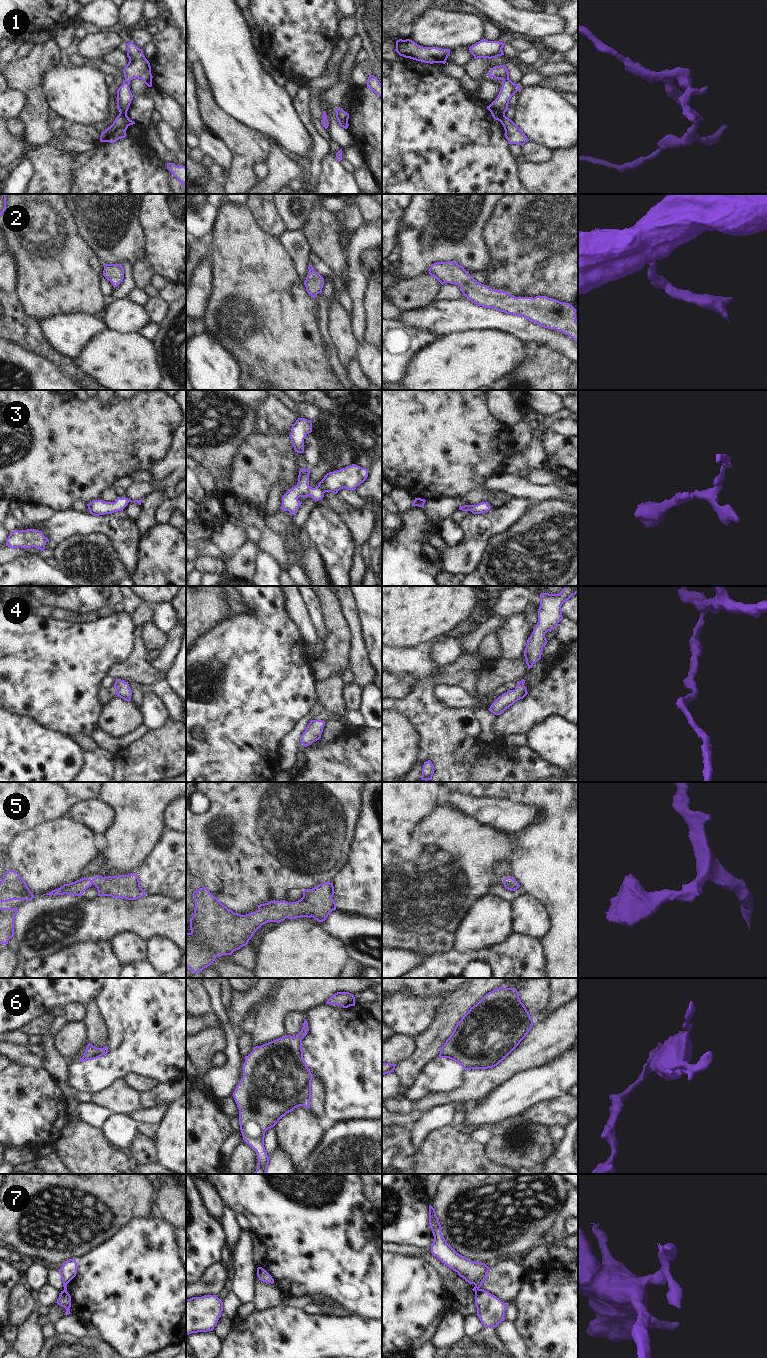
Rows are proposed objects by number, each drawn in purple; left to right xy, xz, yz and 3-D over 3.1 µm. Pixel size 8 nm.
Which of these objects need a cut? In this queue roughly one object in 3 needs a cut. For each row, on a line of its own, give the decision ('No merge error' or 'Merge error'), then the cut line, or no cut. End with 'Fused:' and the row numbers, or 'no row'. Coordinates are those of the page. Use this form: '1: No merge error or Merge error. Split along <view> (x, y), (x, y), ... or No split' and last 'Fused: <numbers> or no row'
1: No merge error. No split
2: No merge error. No split
3: No merge error. No split
4: No merge error. No split
5: No merge error. No split
6: No merge error. No split
7: Merge error. Split along yz (478, 1288), (475, 1291)
Fused: 7

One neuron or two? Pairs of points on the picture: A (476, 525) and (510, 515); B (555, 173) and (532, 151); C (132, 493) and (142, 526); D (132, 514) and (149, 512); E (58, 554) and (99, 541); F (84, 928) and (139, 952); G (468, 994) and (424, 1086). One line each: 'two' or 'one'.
A: one
B: two
C: two
D: two
E: one
F: two
G: two

